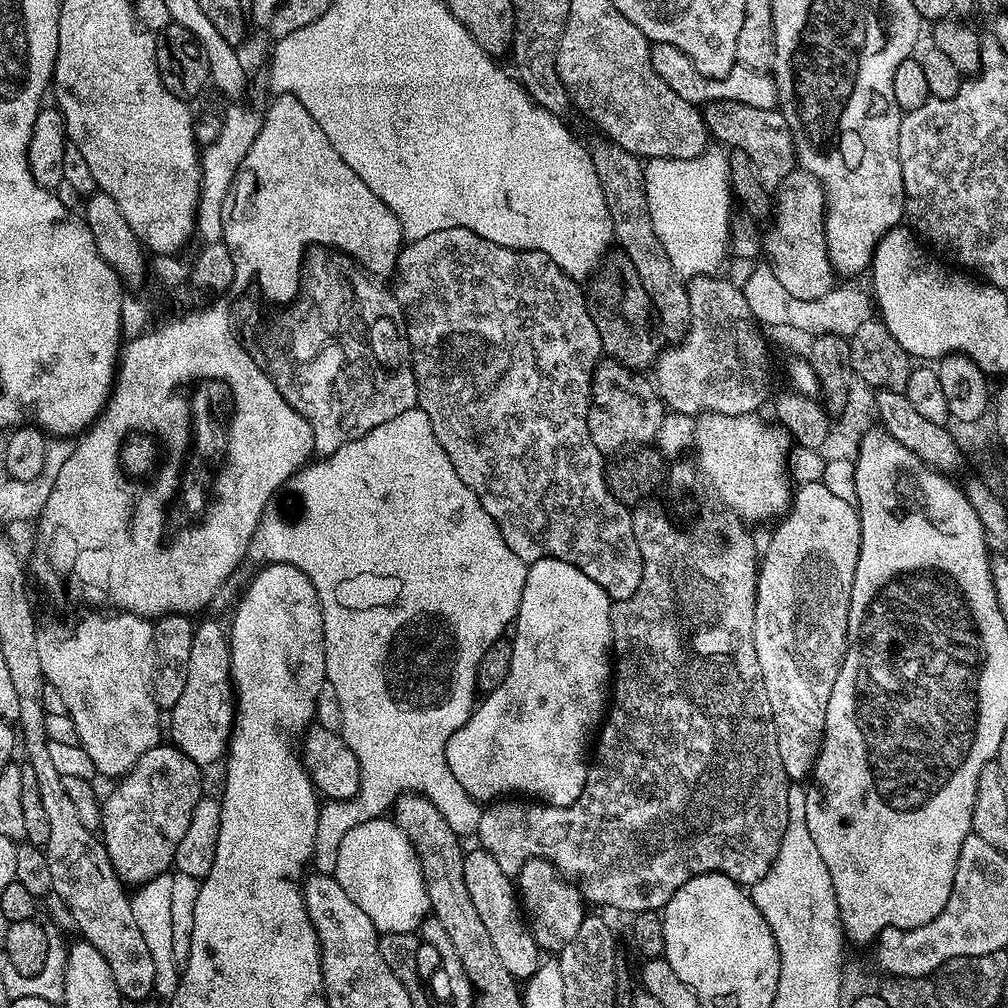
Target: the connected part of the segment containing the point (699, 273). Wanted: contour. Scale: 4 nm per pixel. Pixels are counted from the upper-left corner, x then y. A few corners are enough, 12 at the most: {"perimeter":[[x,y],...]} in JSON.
{"perimeter":[[725,149],[649,160],[652,225],[677,274],[719,273],[734,195]]}

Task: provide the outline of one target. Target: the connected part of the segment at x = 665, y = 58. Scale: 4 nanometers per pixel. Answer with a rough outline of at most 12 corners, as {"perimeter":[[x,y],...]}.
{"perimeter":[[653,43],[662,82],[703,106],[733,100],[777,107],[776,81],[737,66],[706,78],[673,44]]}

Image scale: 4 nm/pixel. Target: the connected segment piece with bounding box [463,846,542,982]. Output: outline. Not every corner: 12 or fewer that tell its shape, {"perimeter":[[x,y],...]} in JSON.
{"perimeter":[[469,849],[466,888],[502,966],[526,982],[539,948],[515,883],[489,851]]}

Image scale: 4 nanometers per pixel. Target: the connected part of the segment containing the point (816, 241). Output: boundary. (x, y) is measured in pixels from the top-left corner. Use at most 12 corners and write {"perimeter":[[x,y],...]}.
{"perimeter":[[791,172],[774,200],[763,255],[795,298],[837,283],[824,188]]}

